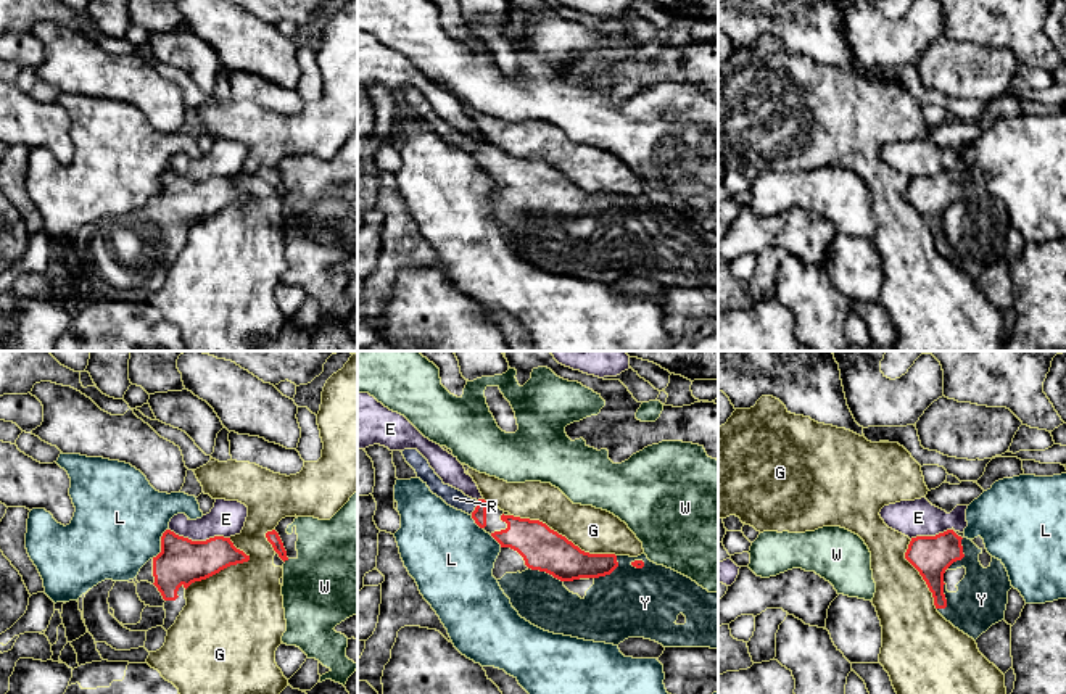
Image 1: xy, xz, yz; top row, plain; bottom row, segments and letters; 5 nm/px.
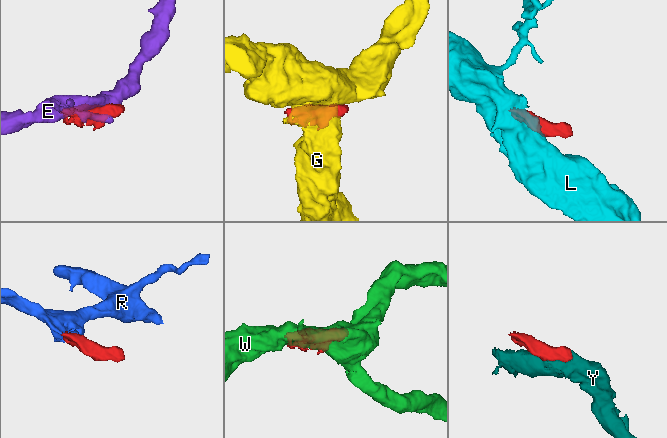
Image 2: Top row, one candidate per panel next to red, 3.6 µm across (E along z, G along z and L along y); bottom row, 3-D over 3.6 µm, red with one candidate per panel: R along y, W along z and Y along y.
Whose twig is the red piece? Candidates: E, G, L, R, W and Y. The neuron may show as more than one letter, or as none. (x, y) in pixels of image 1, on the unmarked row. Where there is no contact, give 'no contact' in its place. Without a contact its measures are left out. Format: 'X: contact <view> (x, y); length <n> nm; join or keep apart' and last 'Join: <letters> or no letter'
E: contact xy (198, 181); length 320 nm; keep apart
G: contact xy (218, 211); length 360 nm; keep apart
L: contact xy (161, 184); length 170 nm; keep apart
R: contact xz (475, 147); length 80 nm; join
W: contact xy (285, 198); length 30 nm; keep apart
Y: contact yz (962, 197); length 190 nm; join
Join: R, Y

